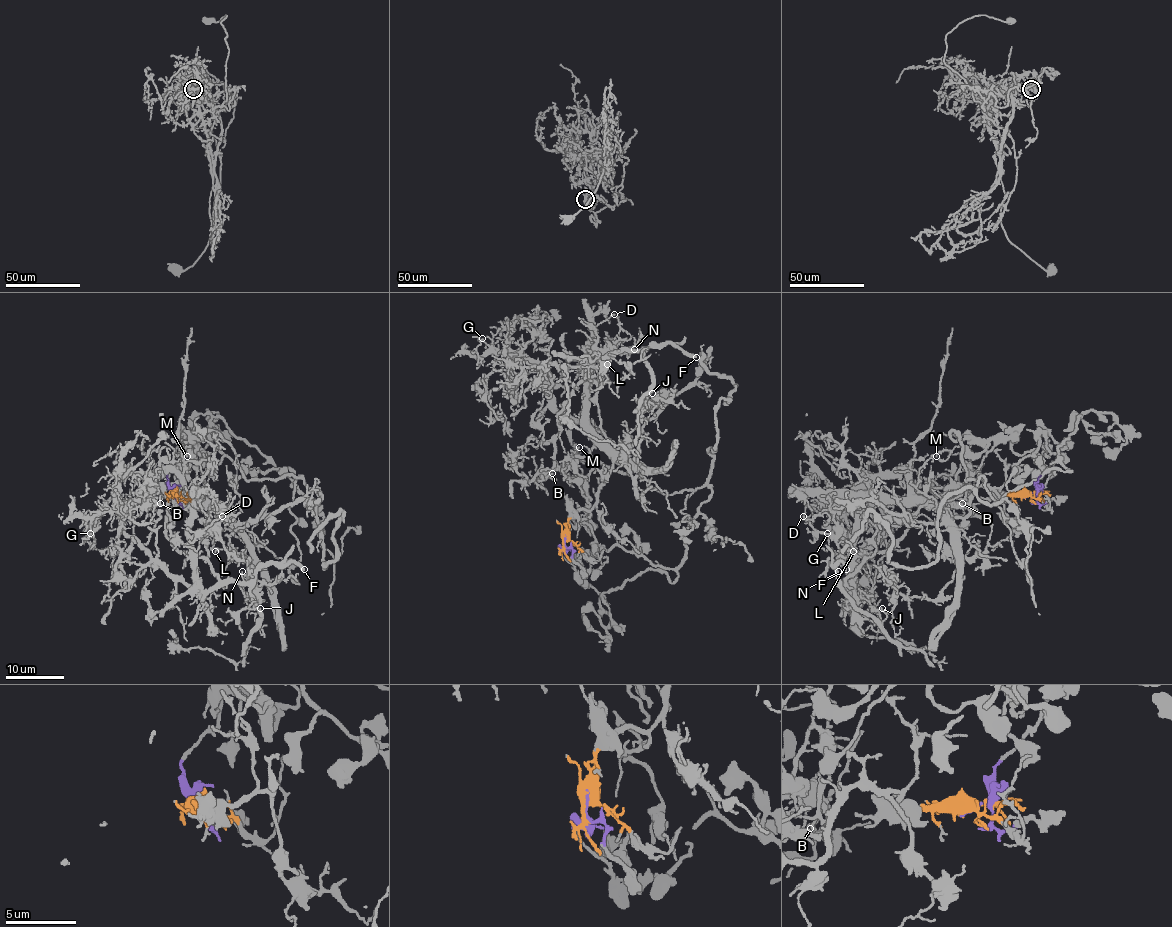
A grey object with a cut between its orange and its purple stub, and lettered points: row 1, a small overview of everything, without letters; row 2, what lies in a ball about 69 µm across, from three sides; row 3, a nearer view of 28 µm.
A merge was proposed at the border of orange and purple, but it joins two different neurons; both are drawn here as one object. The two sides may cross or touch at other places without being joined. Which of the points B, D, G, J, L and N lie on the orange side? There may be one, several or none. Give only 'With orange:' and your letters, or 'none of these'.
With orange: B, D, G, L

